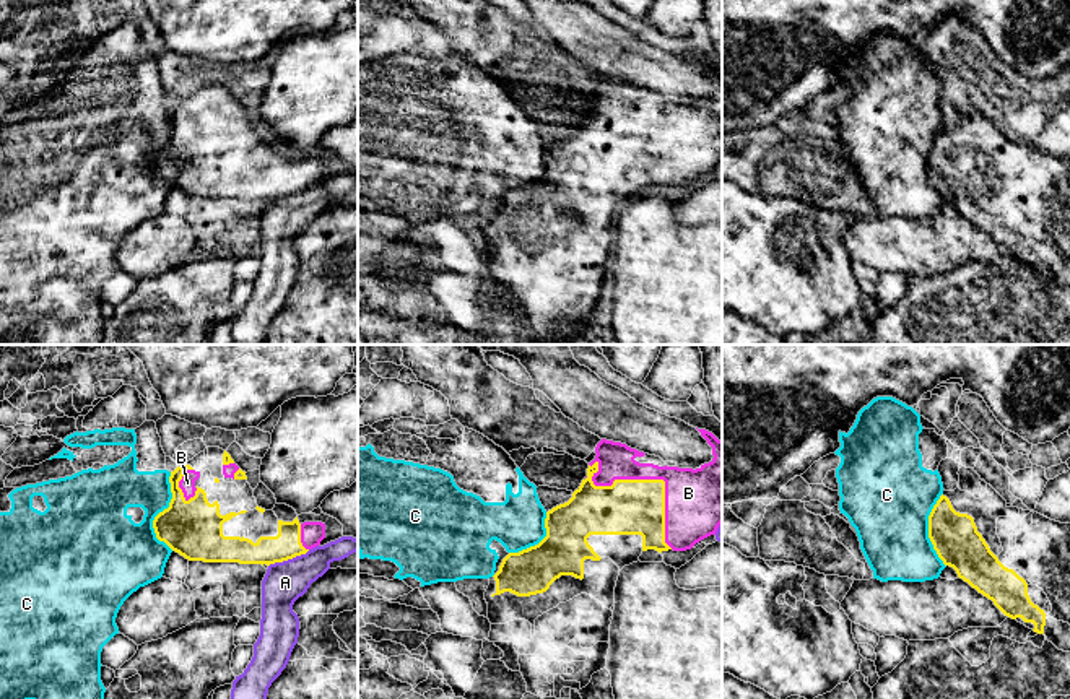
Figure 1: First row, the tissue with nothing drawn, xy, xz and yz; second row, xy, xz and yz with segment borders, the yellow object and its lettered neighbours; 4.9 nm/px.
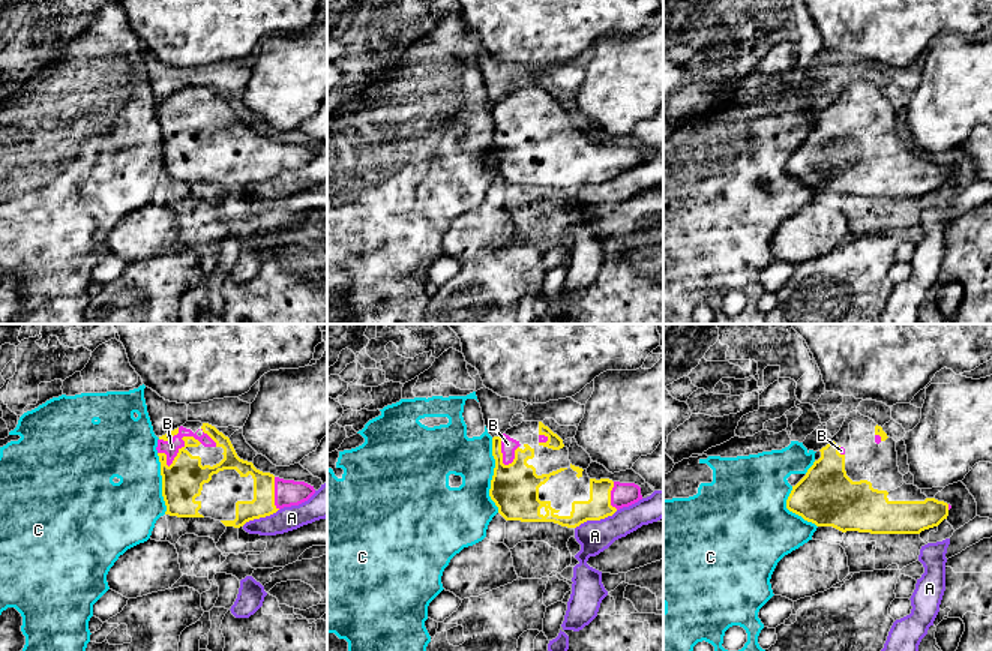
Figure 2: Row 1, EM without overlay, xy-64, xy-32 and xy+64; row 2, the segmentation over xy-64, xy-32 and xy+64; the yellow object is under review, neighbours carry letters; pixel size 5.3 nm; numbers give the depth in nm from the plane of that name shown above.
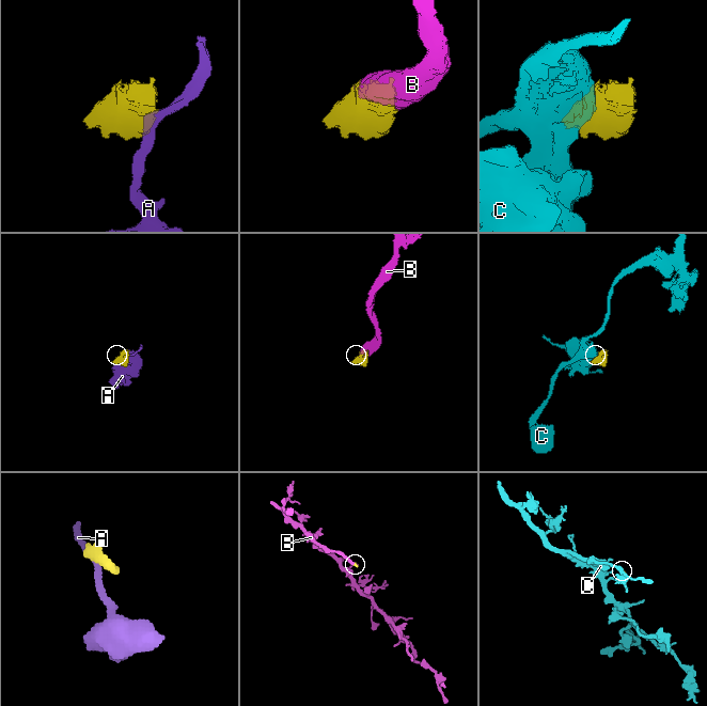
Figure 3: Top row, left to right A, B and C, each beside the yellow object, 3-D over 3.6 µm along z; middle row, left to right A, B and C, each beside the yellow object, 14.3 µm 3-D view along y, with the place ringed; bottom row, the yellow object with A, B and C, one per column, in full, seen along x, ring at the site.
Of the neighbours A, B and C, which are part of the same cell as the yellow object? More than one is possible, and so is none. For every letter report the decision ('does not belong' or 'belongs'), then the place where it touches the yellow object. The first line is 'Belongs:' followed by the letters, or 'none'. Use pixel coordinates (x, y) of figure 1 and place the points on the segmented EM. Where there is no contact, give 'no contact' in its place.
Belongs: B
A: does not belong | xy (288, 558)
B: belongs | xz (649, 480)
C: does not belong | xy (160, 512)

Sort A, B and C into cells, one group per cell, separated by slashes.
A / B / C

